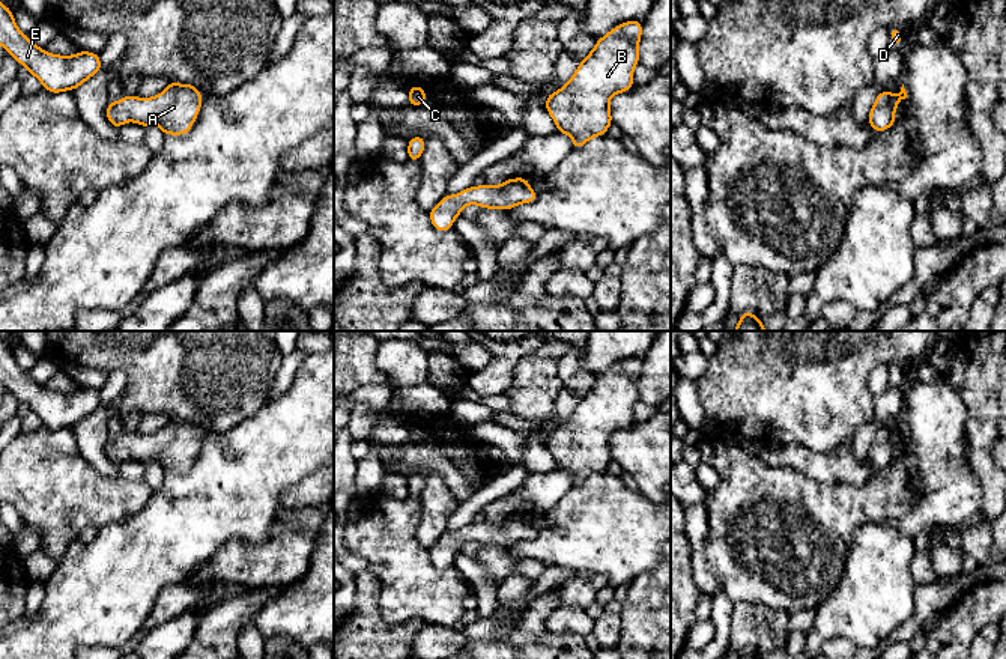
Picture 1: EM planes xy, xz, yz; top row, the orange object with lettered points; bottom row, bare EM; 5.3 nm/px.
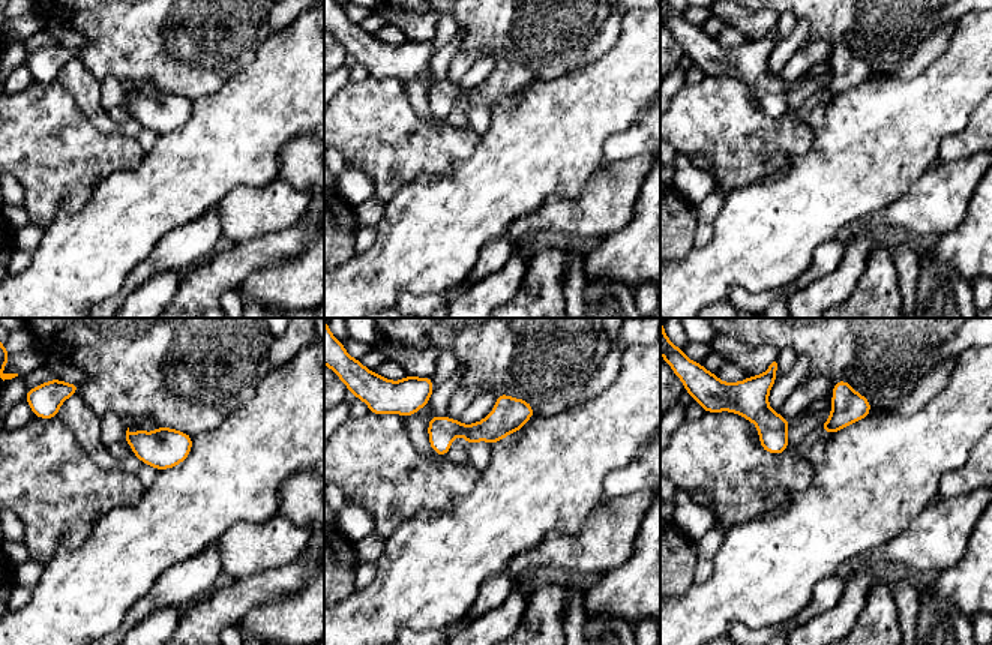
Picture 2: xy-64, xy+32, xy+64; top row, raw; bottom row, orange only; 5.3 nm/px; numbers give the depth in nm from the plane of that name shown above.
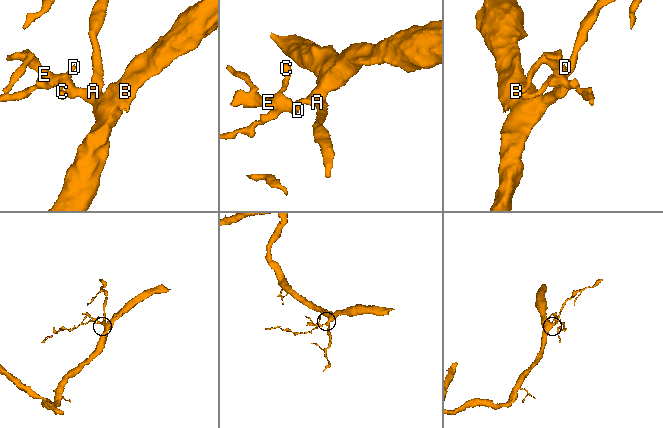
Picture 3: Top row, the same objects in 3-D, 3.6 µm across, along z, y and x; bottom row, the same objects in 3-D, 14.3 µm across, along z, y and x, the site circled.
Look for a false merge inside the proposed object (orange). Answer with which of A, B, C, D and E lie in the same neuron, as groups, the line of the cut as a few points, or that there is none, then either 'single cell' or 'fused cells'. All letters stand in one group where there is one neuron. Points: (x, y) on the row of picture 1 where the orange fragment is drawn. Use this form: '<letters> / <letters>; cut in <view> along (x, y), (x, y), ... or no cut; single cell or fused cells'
A B C D E; no cut; single cell

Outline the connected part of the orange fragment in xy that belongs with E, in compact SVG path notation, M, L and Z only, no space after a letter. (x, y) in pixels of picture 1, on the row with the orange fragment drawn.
M0 2L0 45L35 75L50 93L78 89L102 69L96 53L80 51L74 56L50 54L23 33L12 11Z

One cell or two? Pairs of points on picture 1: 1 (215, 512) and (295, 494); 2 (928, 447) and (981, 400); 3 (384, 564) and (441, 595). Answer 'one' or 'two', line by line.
1: two
2: two
3: one

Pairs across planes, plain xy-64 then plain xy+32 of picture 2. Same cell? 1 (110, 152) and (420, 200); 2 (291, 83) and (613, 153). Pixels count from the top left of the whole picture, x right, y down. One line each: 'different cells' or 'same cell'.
1: different cells
2: different cells

